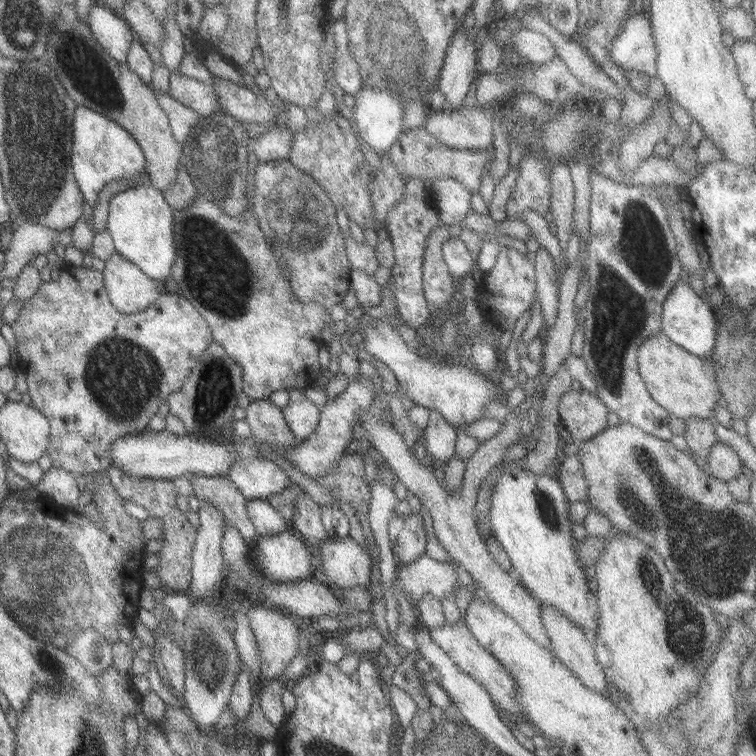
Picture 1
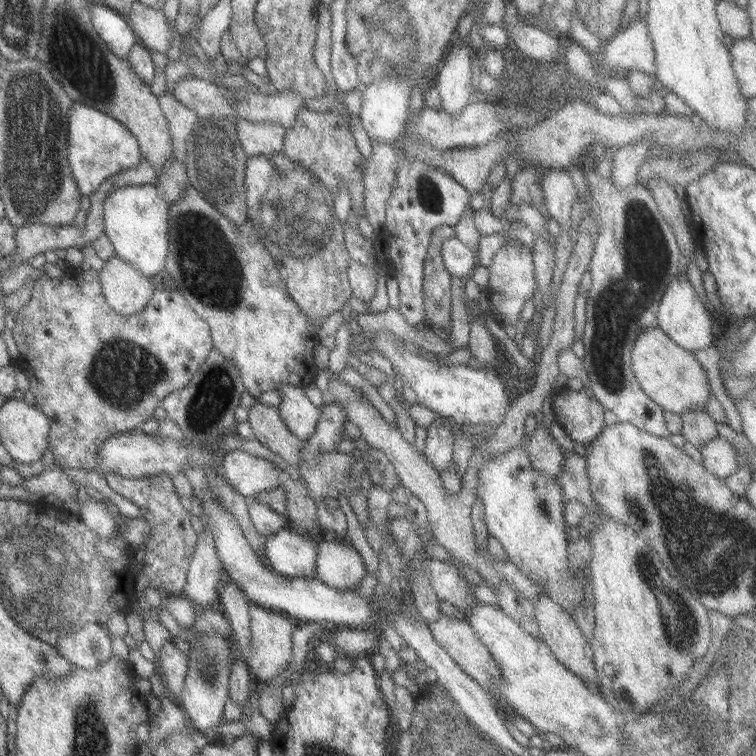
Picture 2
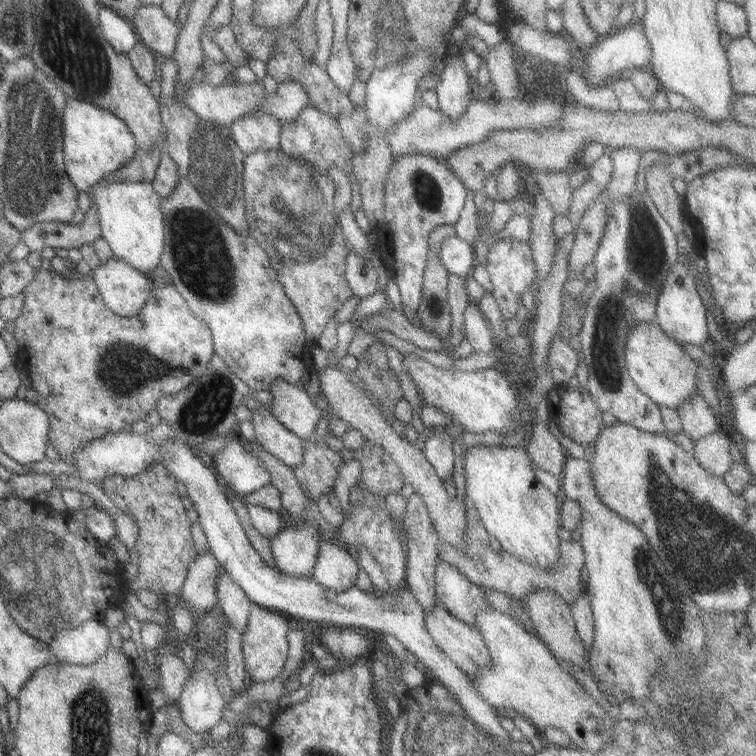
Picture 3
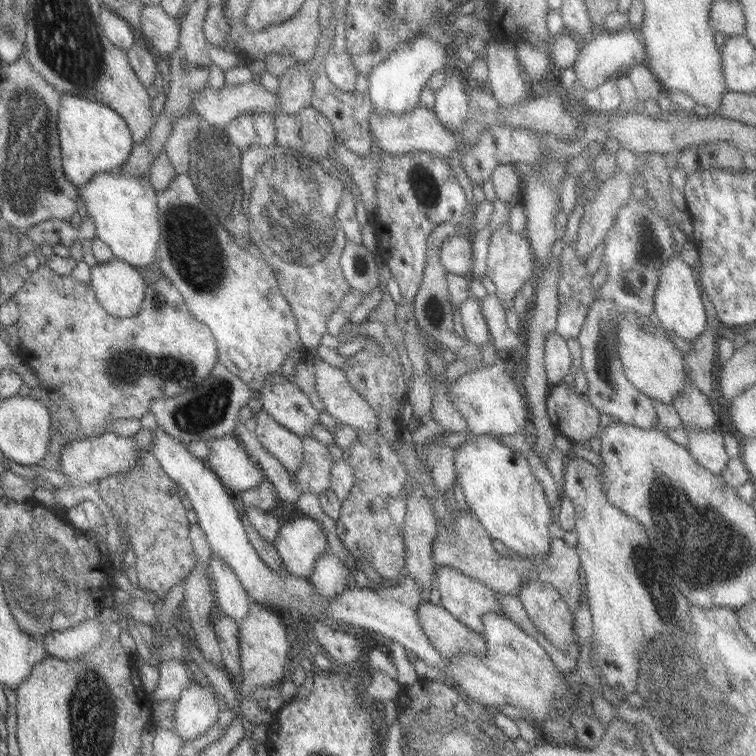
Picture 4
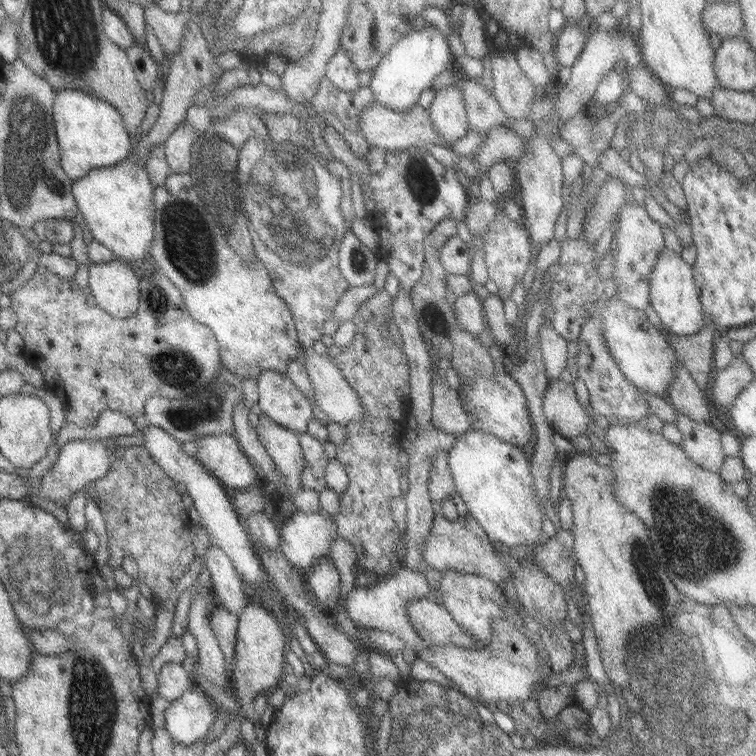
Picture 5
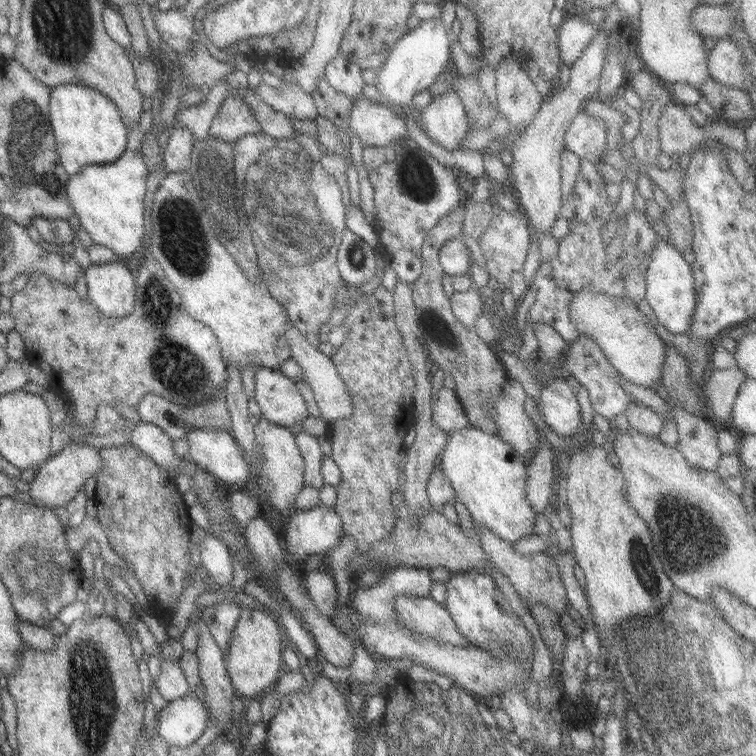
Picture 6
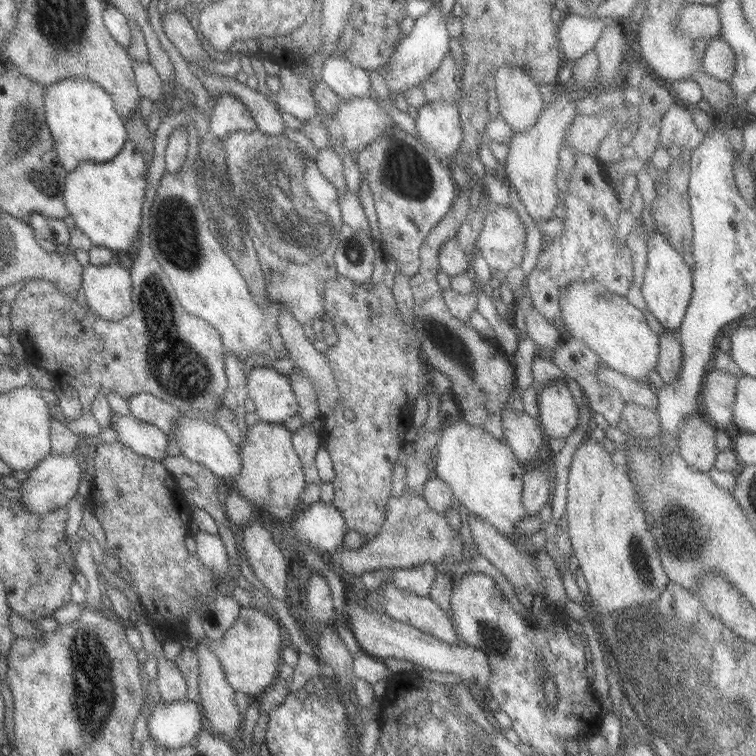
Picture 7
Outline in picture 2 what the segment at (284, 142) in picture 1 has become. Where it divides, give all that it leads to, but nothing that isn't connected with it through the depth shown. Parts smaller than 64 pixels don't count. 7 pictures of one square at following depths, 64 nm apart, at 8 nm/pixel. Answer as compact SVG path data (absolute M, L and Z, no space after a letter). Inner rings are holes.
M237 120L237 142L247 158L269 158L283 154L287 128L269 122Z

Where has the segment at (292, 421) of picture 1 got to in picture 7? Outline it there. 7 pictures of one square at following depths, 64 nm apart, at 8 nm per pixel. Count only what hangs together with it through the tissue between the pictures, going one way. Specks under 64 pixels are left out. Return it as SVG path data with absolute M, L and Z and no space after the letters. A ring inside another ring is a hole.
M255 368L245 378L245 396L249 410L255 412L257 422L283 426L295 414L299 406L295 402L291 380L269 368Z

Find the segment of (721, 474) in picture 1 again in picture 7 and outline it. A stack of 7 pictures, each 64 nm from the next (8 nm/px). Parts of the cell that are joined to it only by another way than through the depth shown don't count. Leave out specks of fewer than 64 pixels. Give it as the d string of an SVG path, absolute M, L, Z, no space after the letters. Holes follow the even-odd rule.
M693 414L679 424L677 452L689 468L697 472L709 472L713 468L719 454L715 450L715 434L717 430L701 414Z

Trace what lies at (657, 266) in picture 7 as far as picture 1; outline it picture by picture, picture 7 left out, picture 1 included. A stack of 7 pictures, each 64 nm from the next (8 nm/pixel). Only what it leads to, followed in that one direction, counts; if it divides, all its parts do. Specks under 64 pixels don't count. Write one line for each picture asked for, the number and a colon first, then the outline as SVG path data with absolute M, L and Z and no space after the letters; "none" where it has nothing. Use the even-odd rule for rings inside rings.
1: M679 280L663 302L661 334L667 336L671 344L679 346L687 354L697 356L699 360L705 360L705 356L713 354L713 346L715 346L715 320L713 318L715 316L713 316L711 304L703 302L691 288L687 288L685 282Z
2: M679 272L669 286L665 288L665 294L659 302L657 308L657 328L679 348L683 348L685 352L693 354L699 352L703 348L711 348L715 346L715 336L711 334L711 316L707 314L705 306L701 304L701 300L697 298L695 290L691 288L691 284L687 282L687 276L683 272Z
3: M679 262L669 270L661 292L657 296L657 308L655 308L655 324L659 326L659 330L669 336L669 340L673 340L677 346L683 344L691 344L691 346L703 346L709 338L707 334L707 326L705 326L705 306L701 304L699 294L695 292L695 284L693 284L693 276L687 274L687 266L681 266Z
4: M673 256L661 268L659 284L653 296L653 310L655 310L655 316L661 328L667 330L667 334L671 334L673 338L679 336L687 344L693 344L705 330L705 312L701 306L701 294L697 290L691 266L687 266L679 256Z
5: M667 248L657 256L657 262L649 276L649 304L661 320L663 330L671 336L693 336L705 326L699 292L693 280L693 268L687 266L679 254L673 254Z
6: M661 242L651 252L651 262L645 270L645 304L653 310L657 324L663 326L665 332L673 336L685 336L687 328L691 328L693 312L695 312L697 294L693 288L693 272L691 266L683 262L681 252L669 246L667 242Z

